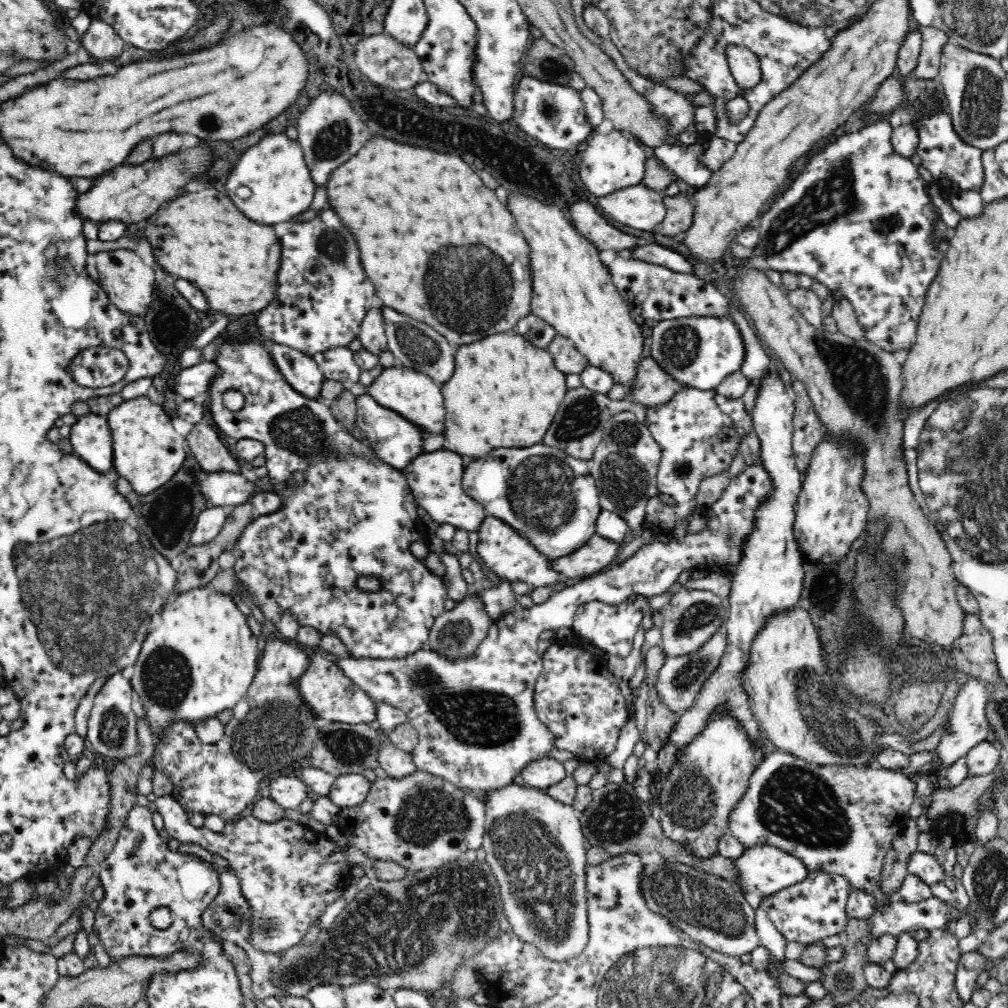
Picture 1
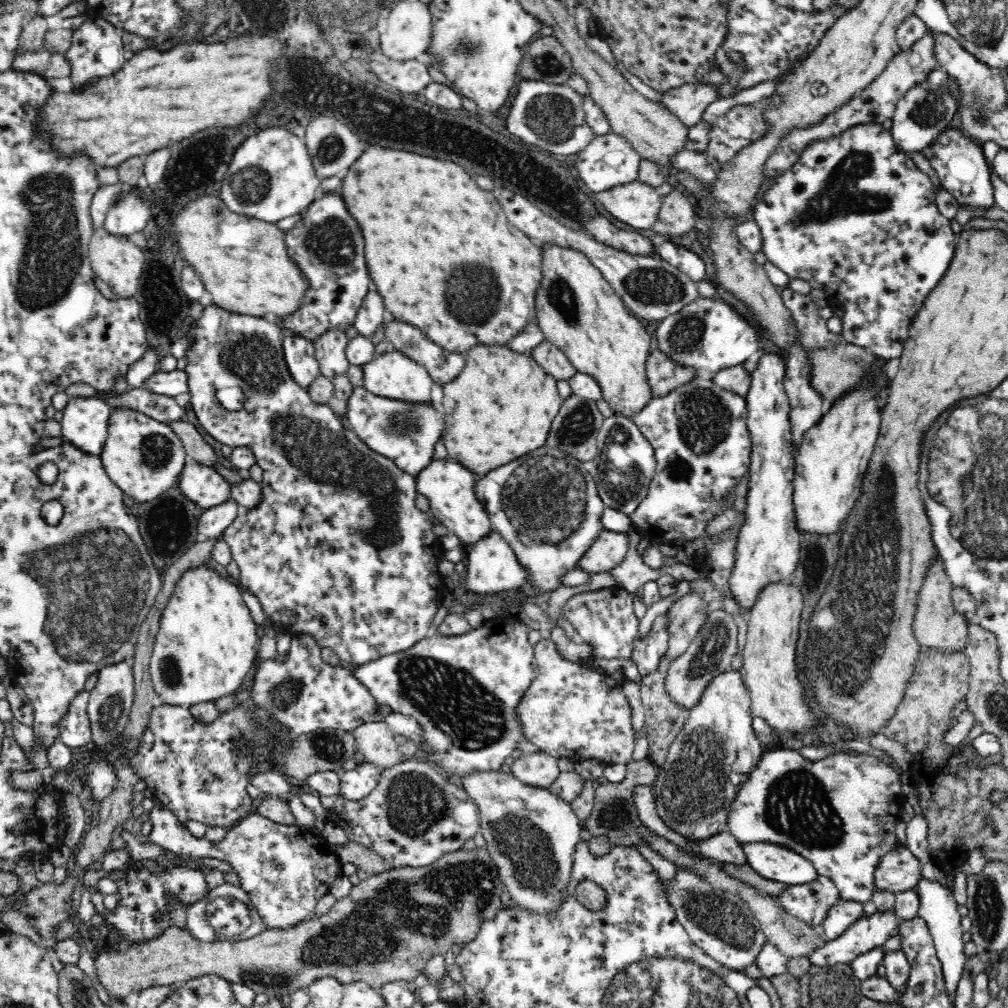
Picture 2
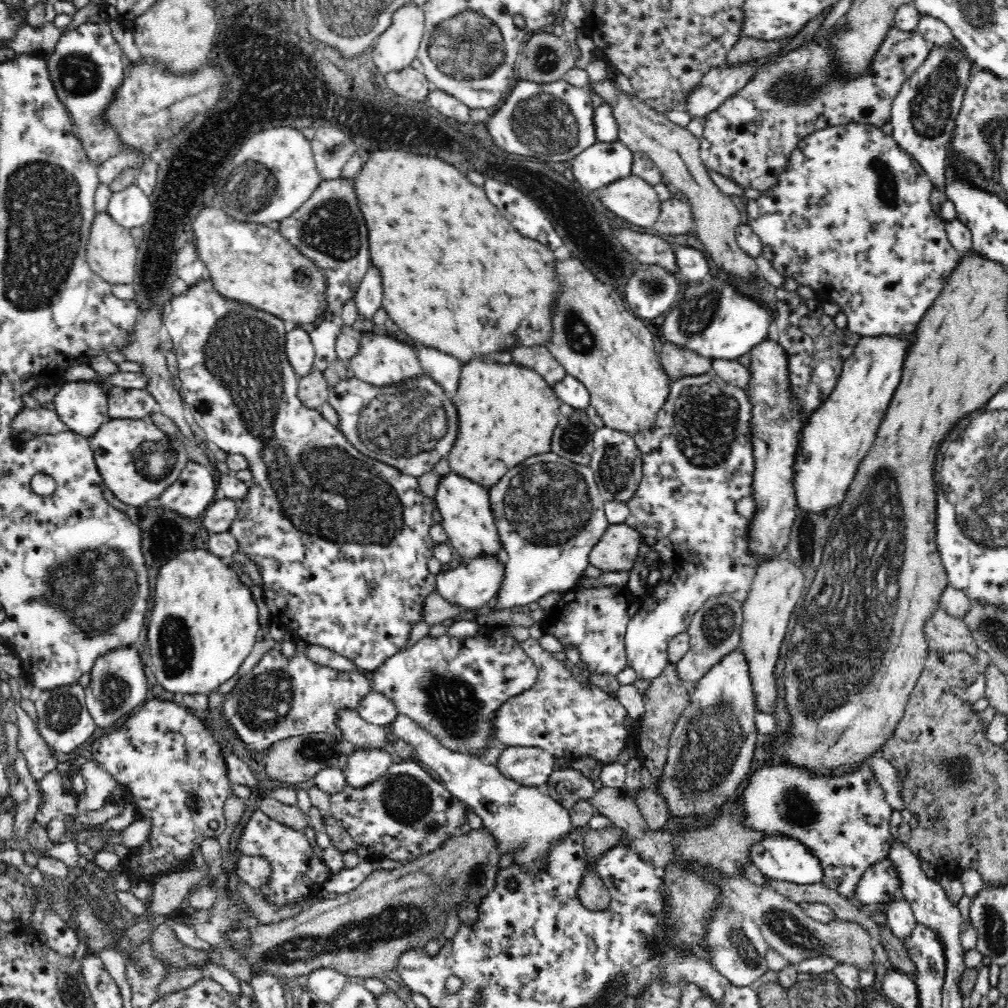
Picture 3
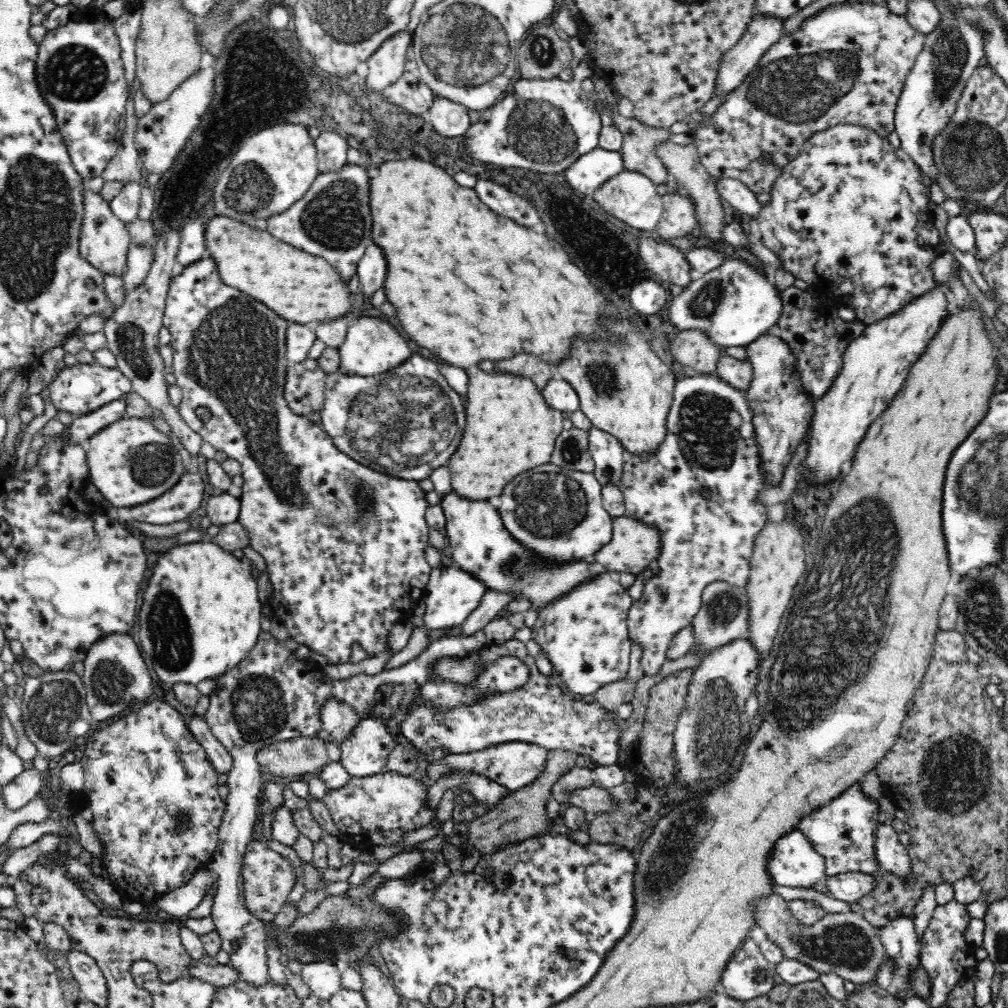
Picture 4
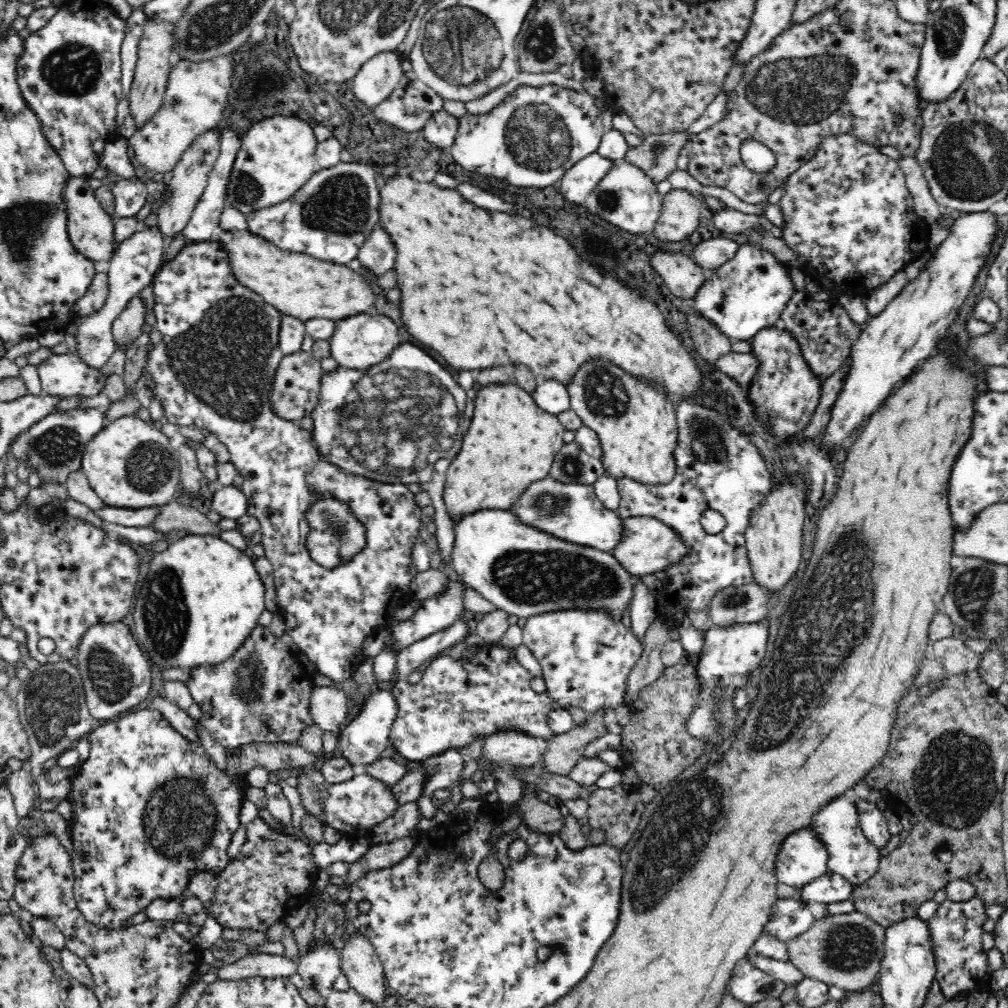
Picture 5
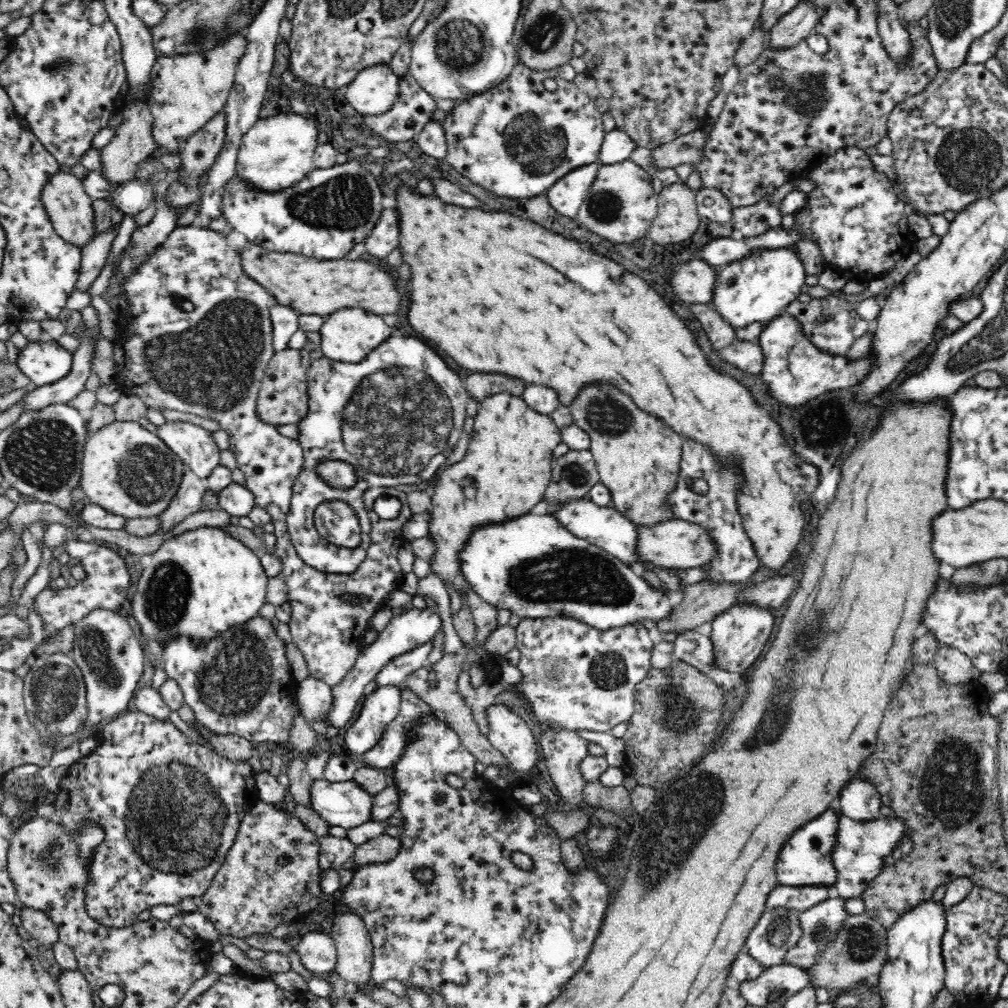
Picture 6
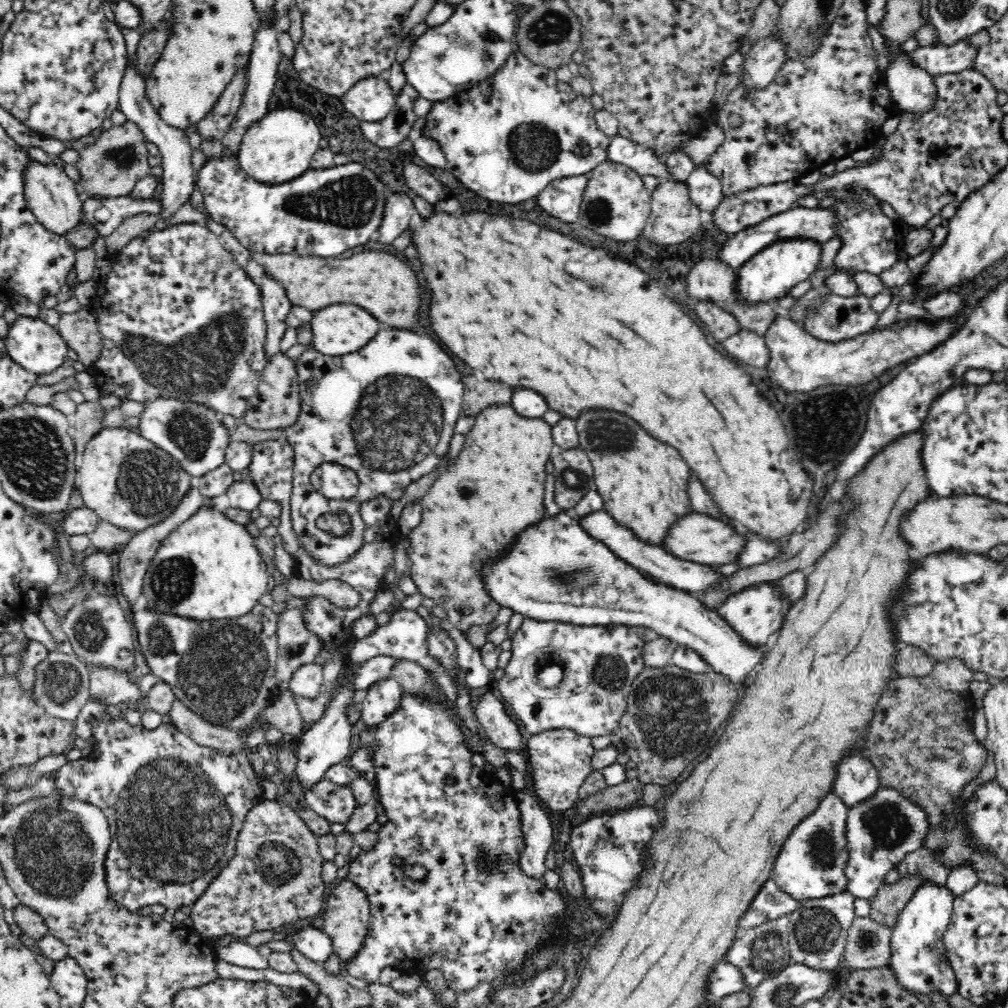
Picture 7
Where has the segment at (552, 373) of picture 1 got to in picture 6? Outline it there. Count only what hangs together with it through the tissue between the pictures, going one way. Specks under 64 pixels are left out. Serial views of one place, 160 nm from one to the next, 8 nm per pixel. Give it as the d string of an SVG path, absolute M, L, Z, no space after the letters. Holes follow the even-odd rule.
M494 394L486 400L478 402L479 408L473 418L472 440L468 444L468 452L464 460L452 464L439 474L431 494L430 517L428 519L428 535L434 541L434 556L428 560L430 572L436 574L446 588L450 586L458 593L462 607L472 613L476 627L476 642L484 640L490 632L496 630L497 608L480 598L476 591L465 581L461 571L460 553L464 550L474 526L498 524L498 520L516 518L520 514L528 514L532 506L536 506L544 498L544 490L552 478L552 450L562 442L560 429L554 424L550 415L540 414L528 407L519 395Z

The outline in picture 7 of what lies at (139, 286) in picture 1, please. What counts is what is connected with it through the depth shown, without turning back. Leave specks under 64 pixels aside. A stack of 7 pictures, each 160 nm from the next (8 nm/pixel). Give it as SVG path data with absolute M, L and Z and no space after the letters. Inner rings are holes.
M31 159L22 170L22 179L24 179L24 199L39 224L58 236L67 234L80 224L82 199L76 190L74 181L57 165Z

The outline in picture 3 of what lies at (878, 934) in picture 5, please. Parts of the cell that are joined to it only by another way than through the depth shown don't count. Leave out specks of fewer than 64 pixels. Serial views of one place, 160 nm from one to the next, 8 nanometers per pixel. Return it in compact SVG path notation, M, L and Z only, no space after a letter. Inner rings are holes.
M745 876L727 879L726 877L718 877L717 880L721 884L721 892L729 900L732 908L737 913L743 914L756 923L769 946L777 950L791 964L802 962L802 960L809 958L832 957L836 964L852 964L858 969L858 972L866 972L870 967L874 968L874 941L871 934L861 924L851 920L842 920L841 918L836 918L836 920L826 922L826 924L814 920L804 913L801 904L792 902L770 887L758 886Z

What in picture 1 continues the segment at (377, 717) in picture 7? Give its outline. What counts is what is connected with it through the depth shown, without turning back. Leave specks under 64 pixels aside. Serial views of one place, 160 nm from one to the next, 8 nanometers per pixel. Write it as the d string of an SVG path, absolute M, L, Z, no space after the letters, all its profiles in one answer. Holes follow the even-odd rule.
M345 773L335 778L329 797L336 806L350 808L366 800L372 783L362 773Z

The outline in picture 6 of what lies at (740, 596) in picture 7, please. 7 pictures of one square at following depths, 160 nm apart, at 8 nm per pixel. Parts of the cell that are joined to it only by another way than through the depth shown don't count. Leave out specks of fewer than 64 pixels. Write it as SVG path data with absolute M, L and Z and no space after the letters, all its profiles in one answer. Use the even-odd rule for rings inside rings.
M736 602L728 610L724 610L711 620L711 641L715 652L715 661L720 668L730 672L738 672L745 676L746 668L760 658L766 642L774 630L774 609L763 608L753 602Z

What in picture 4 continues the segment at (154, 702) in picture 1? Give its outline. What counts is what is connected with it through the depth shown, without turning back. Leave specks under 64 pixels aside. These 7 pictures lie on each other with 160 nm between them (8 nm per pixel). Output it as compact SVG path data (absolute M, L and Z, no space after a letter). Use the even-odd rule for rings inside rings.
M198 540L174 546L159 556L144 590L138 612L138 642L144 660L156 672L158 680L171 686L174 682L198 684L233 668L252 650L262 626L262 608L256 579L242 568L242 559L224 550L214 540Z

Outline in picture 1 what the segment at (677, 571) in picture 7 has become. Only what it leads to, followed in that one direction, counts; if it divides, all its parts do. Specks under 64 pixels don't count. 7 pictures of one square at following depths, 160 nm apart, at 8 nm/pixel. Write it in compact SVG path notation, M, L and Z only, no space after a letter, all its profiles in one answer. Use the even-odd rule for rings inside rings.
M536 444L530 448L497 448L486 458L468 460L462 481L466 494L476 500L487 515L496 517L524 535L530 546L536 547L548 562L576 552L596 532L596 519L603 509L600 507L598 481L596 481L586 460L574 458L563 450Z

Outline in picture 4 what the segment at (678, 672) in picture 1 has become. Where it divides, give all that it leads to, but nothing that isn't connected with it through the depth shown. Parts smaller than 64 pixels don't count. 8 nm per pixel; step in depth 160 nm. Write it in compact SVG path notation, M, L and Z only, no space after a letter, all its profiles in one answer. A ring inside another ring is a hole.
M724 581L711 582L701 596L701 607L692 619L690 628L695 634L695 642L700 644L700 654L728 644L736 638L749 638L749 598L745 587L738 588Z

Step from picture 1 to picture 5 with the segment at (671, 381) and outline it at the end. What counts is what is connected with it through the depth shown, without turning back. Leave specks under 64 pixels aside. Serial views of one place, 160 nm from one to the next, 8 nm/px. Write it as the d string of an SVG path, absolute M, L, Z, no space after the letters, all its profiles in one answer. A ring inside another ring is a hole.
M689 311L688 336L692 336L696 352L704 358L710 365L715 363L725 354L732 352L731 338L725 336L723 332L711 320L704 318L695 311Z

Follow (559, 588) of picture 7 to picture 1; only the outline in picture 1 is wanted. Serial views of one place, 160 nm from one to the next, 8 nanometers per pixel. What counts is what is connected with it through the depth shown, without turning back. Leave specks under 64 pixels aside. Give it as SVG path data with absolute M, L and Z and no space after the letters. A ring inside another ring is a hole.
M444 448L436 452L422 453L410 466L406 467L405 477L416 503L430 514L432 520L442 524L452 524L456 529L478 532L487 514L476 500L466 494L462 481L467 460Z

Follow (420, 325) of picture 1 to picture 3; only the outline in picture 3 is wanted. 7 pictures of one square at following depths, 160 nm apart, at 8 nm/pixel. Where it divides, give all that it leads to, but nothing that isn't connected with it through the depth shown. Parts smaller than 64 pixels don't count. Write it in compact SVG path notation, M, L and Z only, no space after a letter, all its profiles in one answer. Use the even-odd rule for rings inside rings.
M416 345L414 349L426 375L431 376L444 390L456 392L460 384L462 362L436 348Z

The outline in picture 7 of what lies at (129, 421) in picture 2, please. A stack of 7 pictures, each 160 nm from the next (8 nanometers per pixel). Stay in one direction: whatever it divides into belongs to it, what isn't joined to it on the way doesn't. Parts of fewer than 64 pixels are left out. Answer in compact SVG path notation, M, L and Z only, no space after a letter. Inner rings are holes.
M123 426L103 428L88 441L82 466L77 471L75 479L75 486L80 491L85 508L96 513L100 520L109 522L118 528L130 530L134 534L168 518L168 515L171 515L180 506L181 498L184 498L193 485L194 478L172 455L142 438L136 430Z

